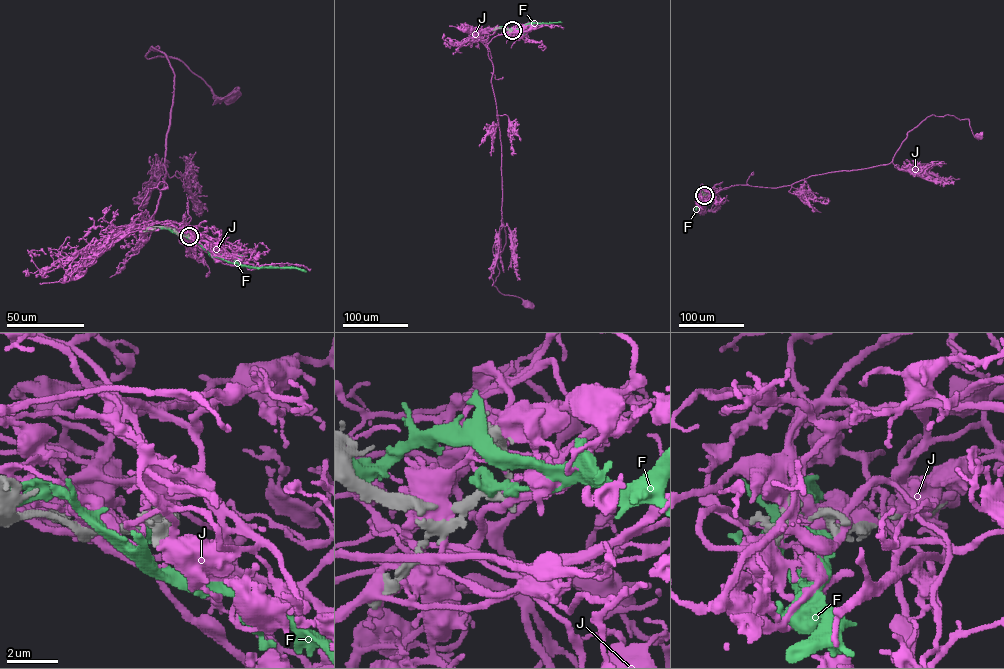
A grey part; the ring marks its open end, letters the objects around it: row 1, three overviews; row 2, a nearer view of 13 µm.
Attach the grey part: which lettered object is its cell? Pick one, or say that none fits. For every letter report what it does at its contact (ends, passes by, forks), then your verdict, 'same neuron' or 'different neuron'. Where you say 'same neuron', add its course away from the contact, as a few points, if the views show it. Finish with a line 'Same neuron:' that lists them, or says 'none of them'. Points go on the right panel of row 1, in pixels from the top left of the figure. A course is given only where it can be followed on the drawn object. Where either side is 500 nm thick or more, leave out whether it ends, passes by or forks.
F: it ends there; different neuron
J: it forks there; different neuron
Same neuron: none of them

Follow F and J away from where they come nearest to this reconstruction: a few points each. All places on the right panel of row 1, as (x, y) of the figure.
F: (704, 195), (696, 210)
J: (704, 195), (889, 164), (907, 133), (932, 115), (968, 119), (980, 136)

